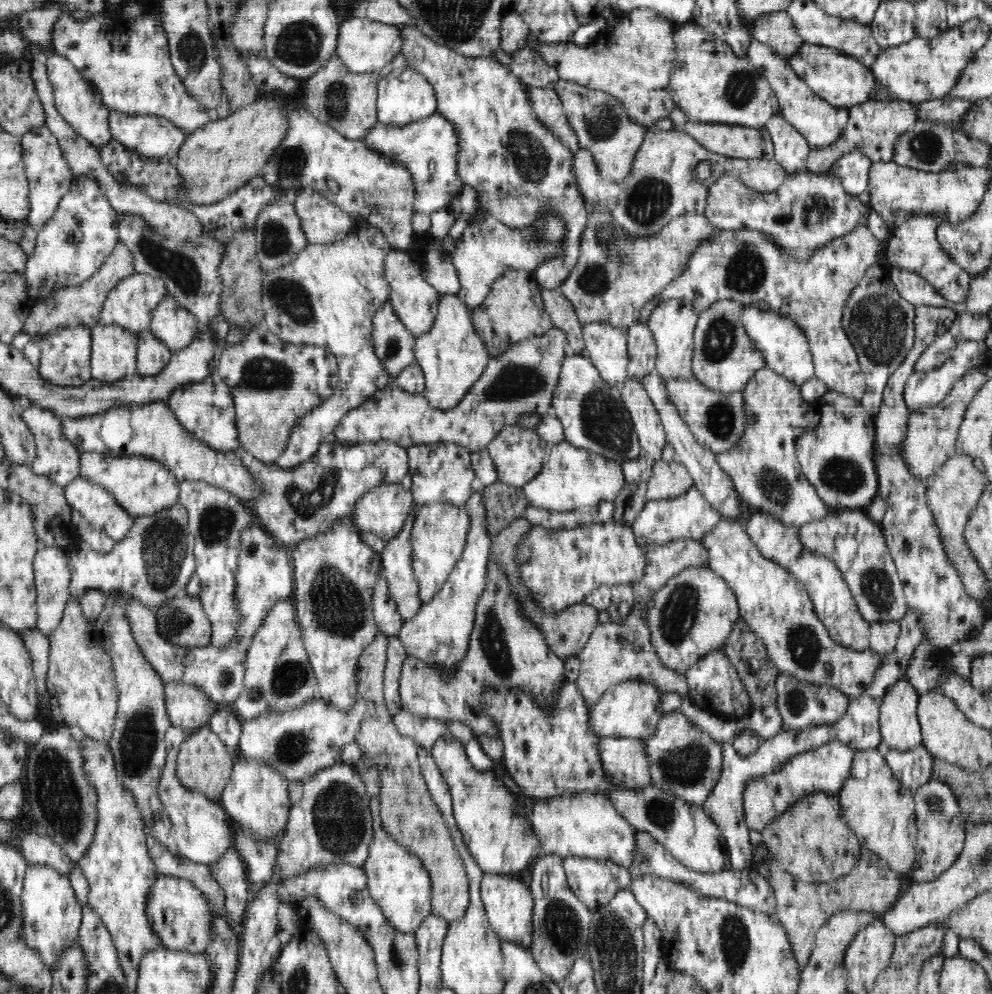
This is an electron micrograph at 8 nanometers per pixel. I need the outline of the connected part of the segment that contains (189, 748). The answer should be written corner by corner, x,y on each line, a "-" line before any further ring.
207,725
189,733
187,740
180,746
175,773
182,786
212,800
221,796
226,784
230,781
231,772
237,757
237,755
233,755
226,749
225,743

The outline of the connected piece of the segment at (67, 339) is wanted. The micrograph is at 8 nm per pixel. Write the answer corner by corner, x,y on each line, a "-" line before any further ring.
68,324
66,328
56,327
48,338
28,338
16,336
10,343
14,345
37,370
42,379
58,387
80,387
86,385
91,376
91,327

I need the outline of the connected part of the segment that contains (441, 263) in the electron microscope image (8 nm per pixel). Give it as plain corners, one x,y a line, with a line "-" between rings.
438,238
435,242
428,246
422,244
426,266
423,277
441,295
456,295
460,290
460,282
456,269
452,267
452,252
456,250
458,242
452,243
445,238

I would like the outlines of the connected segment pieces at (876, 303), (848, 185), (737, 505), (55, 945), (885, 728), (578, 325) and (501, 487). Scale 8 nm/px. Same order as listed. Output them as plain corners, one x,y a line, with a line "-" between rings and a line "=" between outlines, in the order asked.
873,265
864,279
850,294
842,314
841,325
858,355
867,383
860,401
864,410
878,414
883,401
883,392
892,374
898,369
915,339
915,311
896,290
889,270
885,266
=
852,150
831,164
829,174
840,179
844,190
857,197
868,187
869,170
873,162
859,150
=
654,371
650,375
645,375
645,378
640,379
640,382
659,412
666,433
666,440
674,447
676,462
687,468
700,494
712,505
714,510
720,513
721,519
724,519
724,521
738,522
739,524
746,522
746,518
748,518
746,512
748,510
742,504
743,500
738,496
736,487
732,484
732,479
720,468
718,461
715,459
715,454
699,444
690,427
678,414
676,407
668,400
664,378
=
33,865
26,869
21,894
23,914
19,937
52,969
60,952
76,944
79,938
82,908
74,895
68,876
47,865
=
906,676
888,686
879,708
881,749
904,753
923,745
917,716
919,697
=
538,286
545,303
546,313
552,319
555,328
564,332
568,346
575,354
583,354
585,342
583,339
583,323
577,318
574,306
563,296
559,289
548,290
=
499,481
484,486
481,495
487,533
490,536
498,534
510,523
523,517
529,506
522,487
502,484

